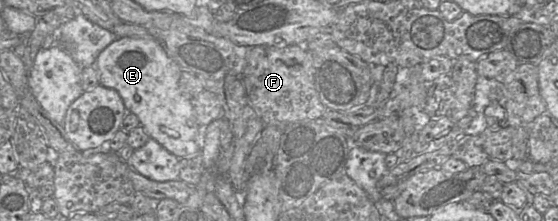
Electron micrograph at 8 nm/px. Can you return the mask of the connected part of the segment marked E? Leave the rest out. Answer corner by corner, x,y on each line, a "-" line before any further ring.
122,37
107,46
95,62
100,85
116,90
127,112
135,114
149,138
178,158
193,158
202,151
196,143
200,128
192,99
180,88
182,69
155,39

